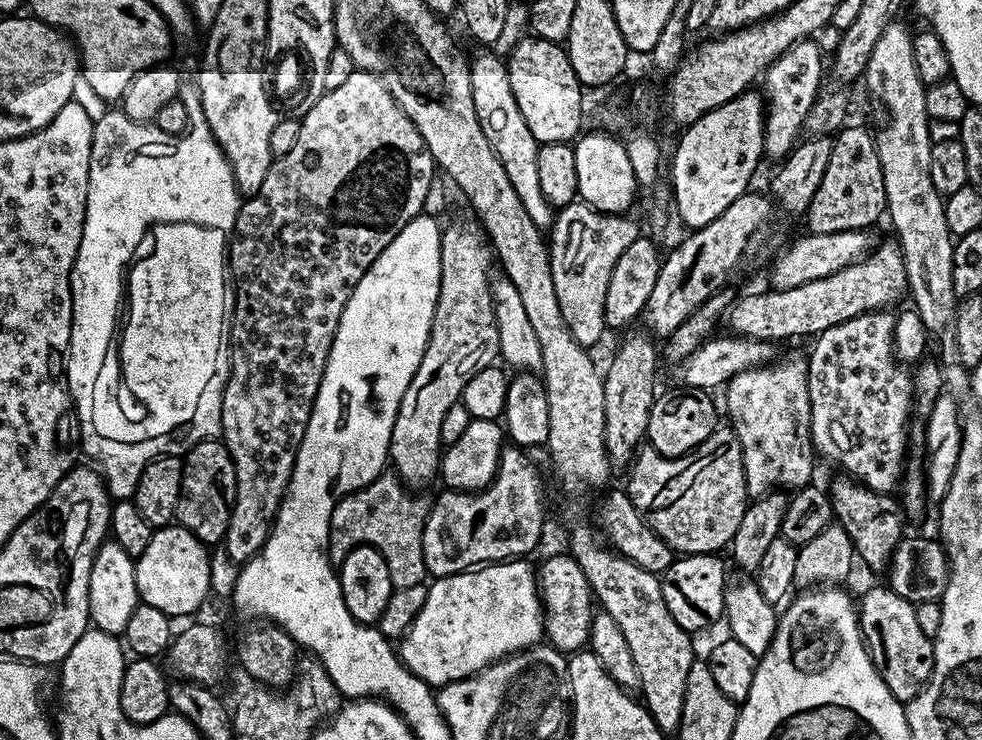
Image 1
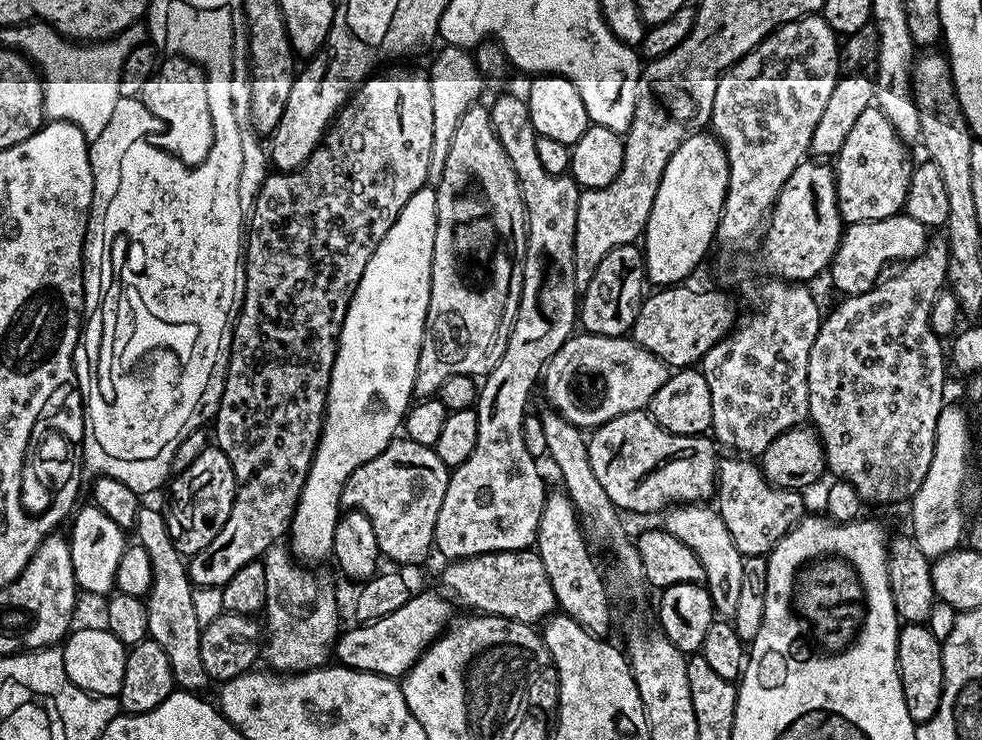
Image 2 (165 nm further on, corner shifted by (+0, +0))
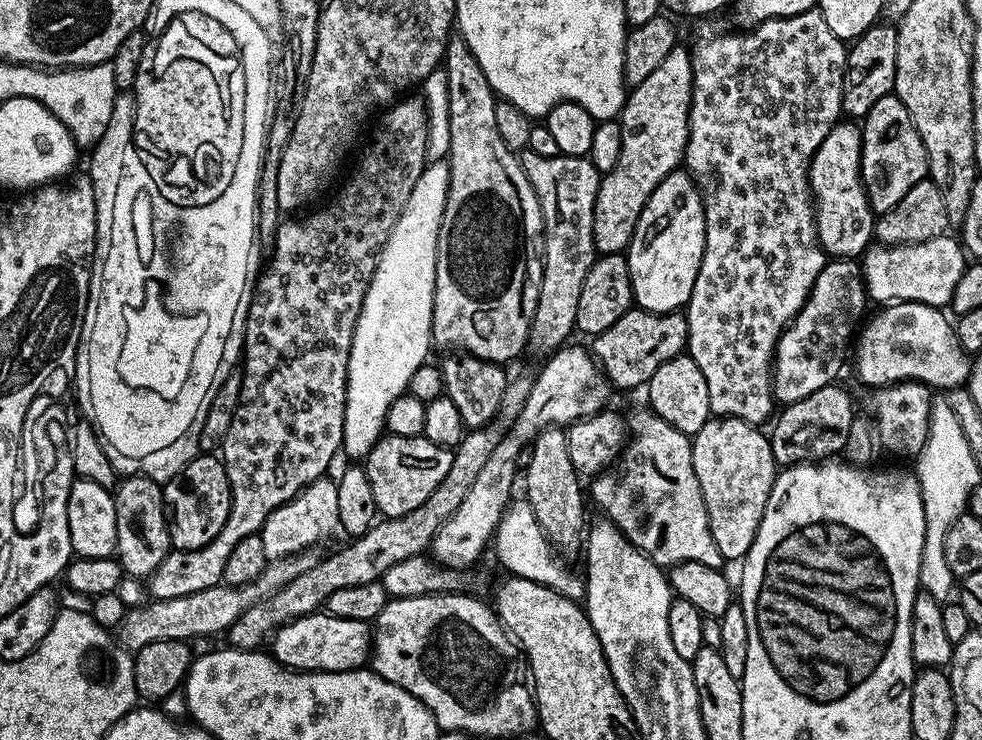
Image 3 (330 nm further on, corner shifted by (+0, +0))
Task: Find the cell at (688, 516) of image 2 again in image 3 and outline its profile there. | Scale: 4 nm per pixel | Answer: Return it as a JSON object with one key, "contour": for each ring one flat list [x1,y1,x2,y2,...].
{"contour":[[643,411,627,417,630,439,618,463,591,481,591,503,593,500,608,521,618,526,624,537,652,560,661,559,661,544,665,565,702,562,723,569,726,561,718,546,714,546,702,490,694,474,691,439,655,412]]}

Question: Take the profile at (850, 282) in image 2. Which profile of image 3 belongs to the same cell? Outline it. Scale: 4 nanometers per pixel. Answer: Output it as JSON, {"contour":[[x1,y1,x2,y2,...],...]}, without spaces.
{"contour":[[952,234,936,236,924,244,872,246,862,256,864,289,873,301,912,301,943,309,951,305,954,288,966,267,966,253]]}

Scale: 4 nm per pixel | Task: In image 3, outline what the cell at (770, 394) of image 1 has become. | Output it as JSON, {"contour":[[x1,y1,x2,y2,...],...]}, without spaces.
{"contour":[[818,10,803,12,797,16,774,18,747,30,716,32,713,36,700,36,696,45,691,45,692,54,692,101,688,119,688,141,684,151,683,167,696,184,696,189,704,197,704,253,698,266,698,278,694,278,694,290,686,305,688,317,687,355,702,370,706,378,706,390,710,394,712,416,733,416,742,422,764,426,773,419,772,404,772,365,776,355,776,343,785,328,802,310,818,274,822,274,826,255,819,242,817,232,817,209,814,207,812,191,808,184,810,162,822,146,822,138,841,119,842,90,844,89,844,61,846,59,845,41,839,40,826,26]]}

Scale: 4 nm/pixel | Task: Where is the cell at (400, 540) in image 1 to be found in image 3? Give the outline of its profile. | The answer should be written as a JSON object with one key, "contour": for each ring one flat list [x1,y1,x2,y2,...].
{"contour":[[423,434,419,436,381,435,376,445,368,451,363,461,363,468,368,475,370,490,374,490,374,502,377,513,381,517,410,514,417,506,422,506,434,490,438,490,438,482,446,478,452,465,453,453,447,448,430,442]]}

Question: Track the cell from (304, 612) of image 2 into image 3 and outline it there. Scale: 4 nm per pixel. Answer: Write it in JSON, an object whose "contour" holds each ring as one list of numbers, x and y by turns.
{"contour":[[321,478,301,490,294,499,278,506,261,526,258,535,266,546,269,561,286,560,301,552,315,549,332,531,340,528,338,518,338,490,335,479]]}

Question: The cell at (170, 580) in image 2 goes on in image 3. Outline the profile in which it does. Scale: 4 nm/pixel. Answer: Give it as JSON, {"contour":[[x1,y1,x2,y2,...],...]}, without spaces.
{"contour":[[125,475,114,489,116,498,116,550,121,569,132,576,150,578,168,557,172,535,168,532,170,519,164,503,164,489,151,478]]}

